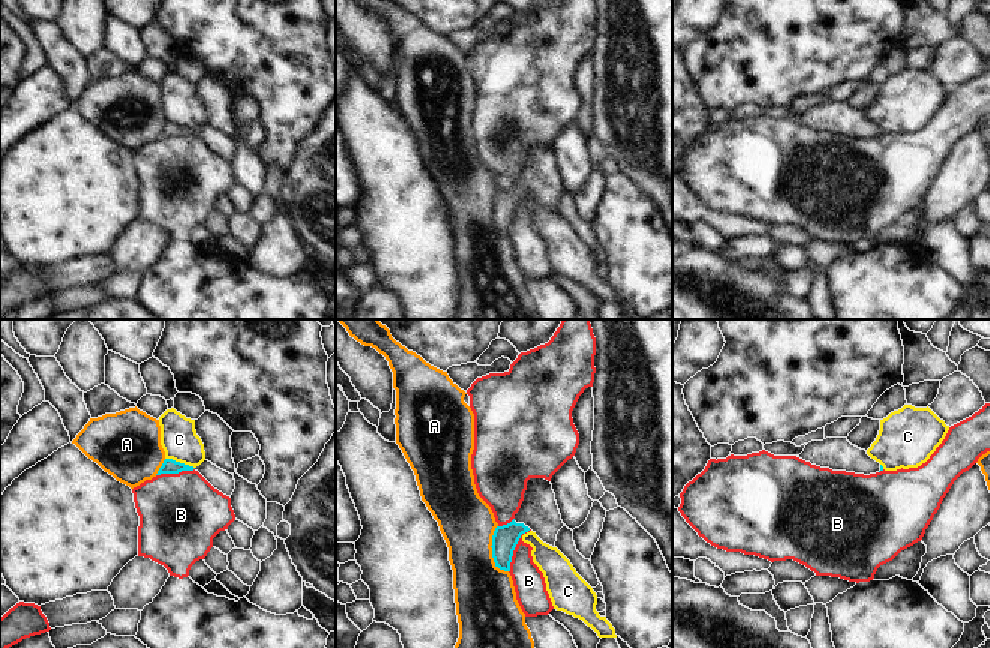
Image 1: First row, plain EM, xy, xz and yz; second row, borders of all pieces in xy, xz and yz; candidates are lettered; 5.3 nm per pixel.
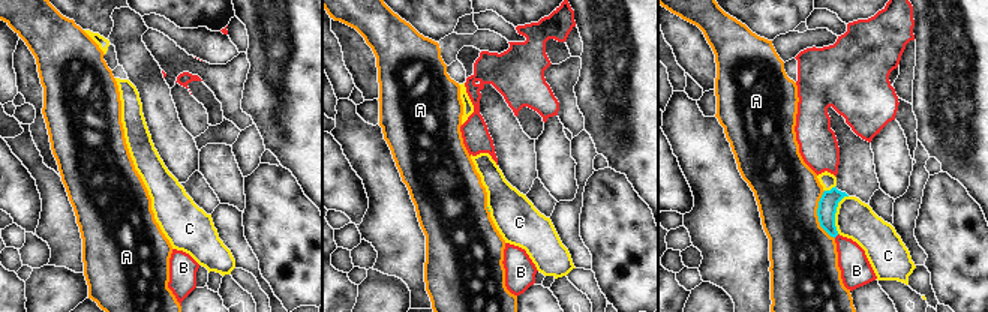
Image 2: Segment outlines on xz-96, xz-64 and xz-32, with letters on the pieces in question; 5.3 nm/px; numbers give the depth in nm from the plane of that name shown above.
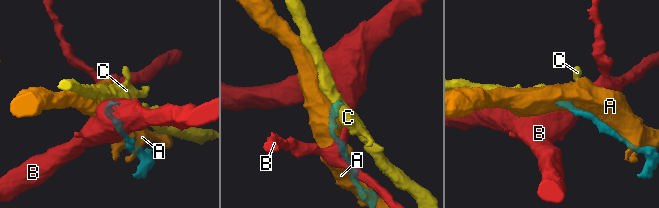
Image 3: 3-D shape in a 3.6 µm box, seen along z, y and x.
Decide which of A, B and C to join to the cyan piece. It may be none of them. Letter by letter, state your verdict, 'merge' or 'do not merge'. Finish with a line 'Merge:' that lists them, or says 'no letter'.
A: do not merge
B: do not merge
C: do not merge
Merge: no letter

